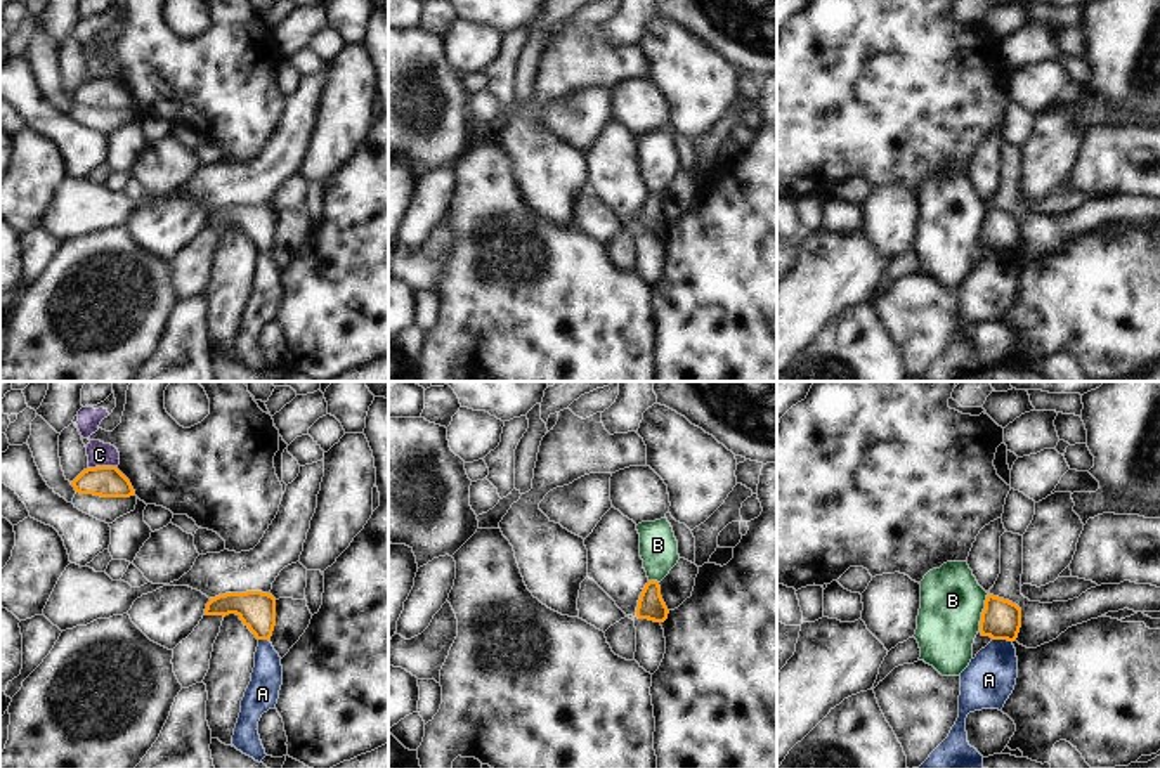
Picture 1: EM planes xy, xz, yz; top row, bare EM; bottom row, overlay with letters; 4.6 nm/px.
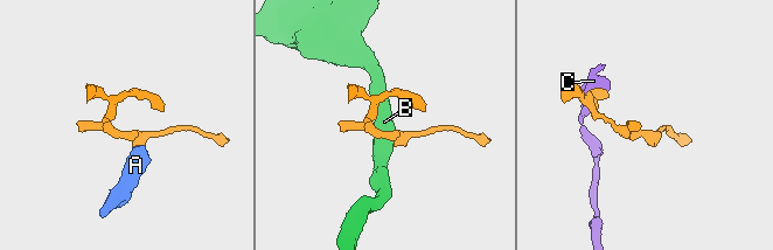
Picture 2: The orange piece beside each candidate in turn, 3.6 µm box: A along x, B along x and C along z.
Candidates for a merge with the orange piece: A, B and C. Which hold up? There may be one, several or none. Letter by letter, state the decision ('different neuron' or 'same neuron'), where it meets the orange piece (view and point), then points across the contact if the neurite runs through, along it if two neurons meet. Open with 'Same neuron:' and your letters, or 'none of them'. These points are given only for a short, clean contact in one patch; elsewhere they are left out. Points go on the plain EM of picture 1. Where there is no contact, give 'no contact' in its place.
Same neuron: none of them
A: different neuron; contact yz (1003, 250); border yz (992, 250), (1011, 253)
B: different neuron; contact yz (982, 224); border yz (987, 205), (978, 241)
C: different neuron; contact xy (101, 78); border xy (115, 77), (89, 80)

